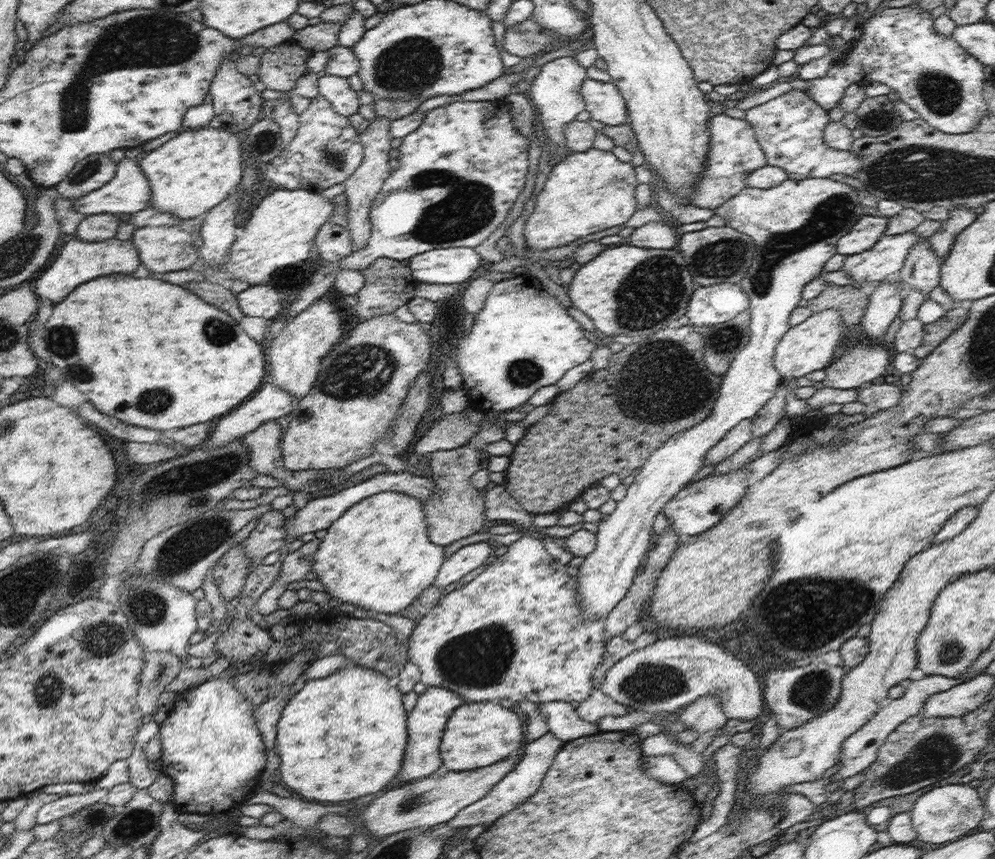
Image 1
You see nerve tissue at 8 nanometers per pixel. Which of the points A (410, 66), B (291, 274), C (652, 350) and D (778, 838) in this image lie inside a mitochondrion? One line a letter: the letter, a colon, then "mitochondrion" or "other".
A: mitochondrion
B: mitochondrion
C: mitochondrion
D: other

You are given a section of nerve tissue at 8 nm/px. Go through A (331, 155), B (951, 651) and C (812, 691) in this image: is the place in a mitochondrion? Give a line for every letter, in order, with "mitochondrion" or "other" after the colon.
A: mitochondrion
B: mitochondrion
C: mitochondrion

